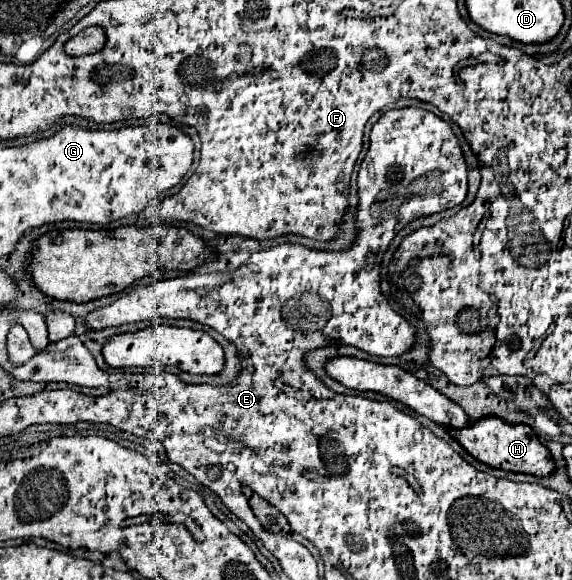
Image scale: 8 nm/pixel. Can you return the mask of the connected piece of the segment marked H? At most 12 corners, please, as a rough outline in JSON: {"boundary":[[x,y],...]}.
{"boundary":[[489,415],[447,429],[477,461],[549,475],[555,465],[529,425]]}

